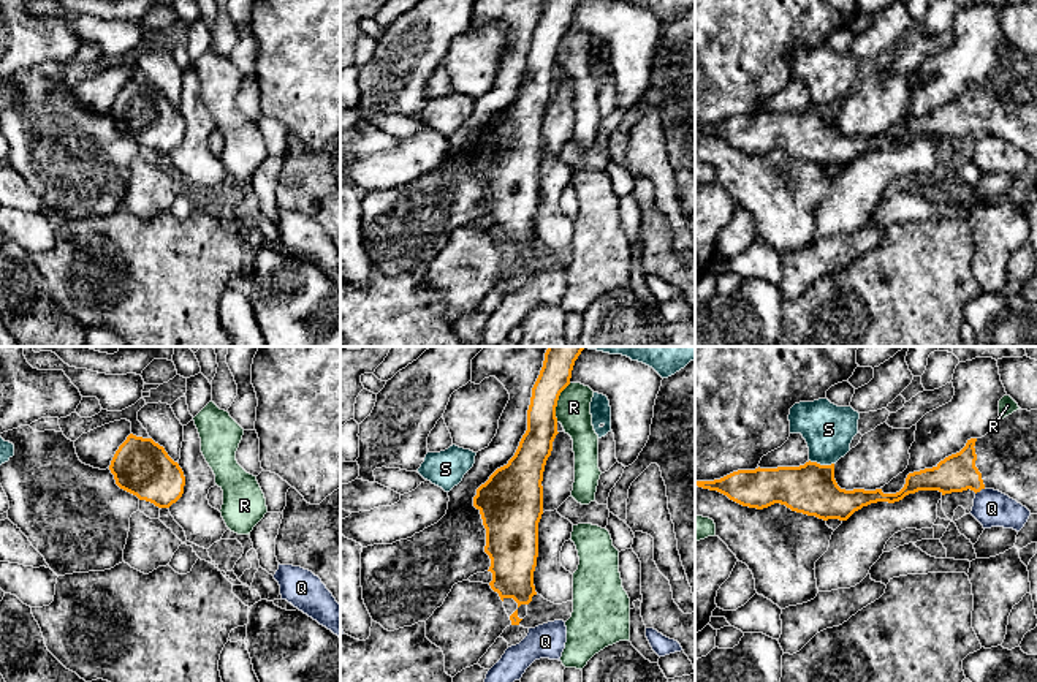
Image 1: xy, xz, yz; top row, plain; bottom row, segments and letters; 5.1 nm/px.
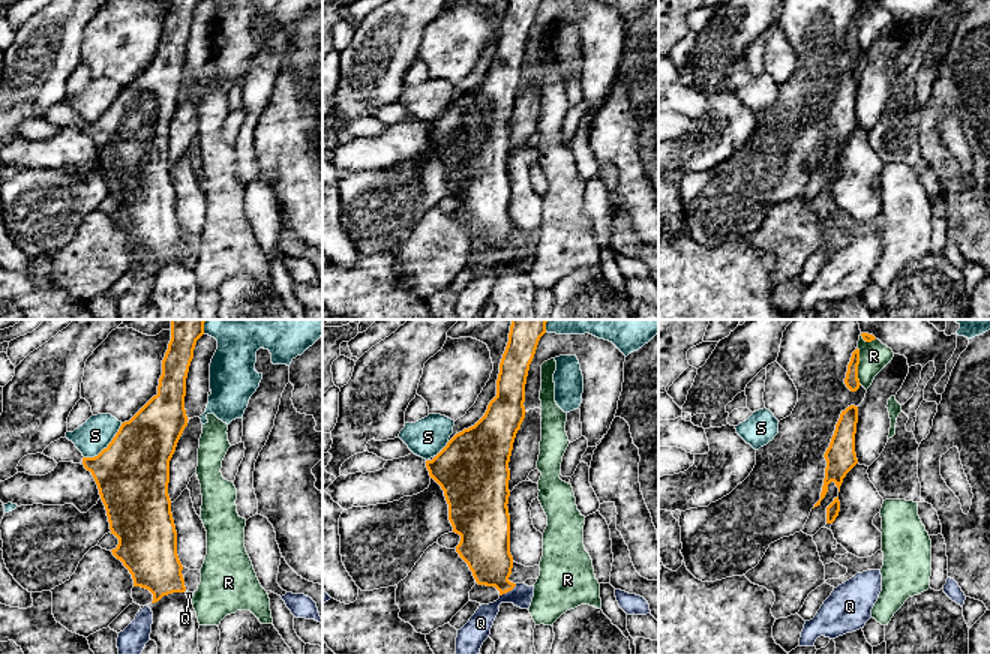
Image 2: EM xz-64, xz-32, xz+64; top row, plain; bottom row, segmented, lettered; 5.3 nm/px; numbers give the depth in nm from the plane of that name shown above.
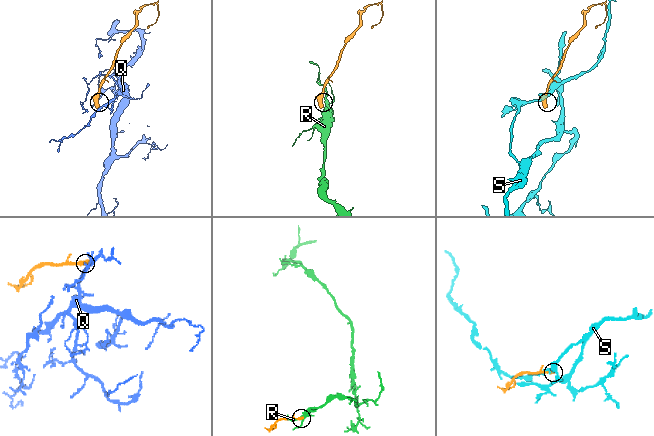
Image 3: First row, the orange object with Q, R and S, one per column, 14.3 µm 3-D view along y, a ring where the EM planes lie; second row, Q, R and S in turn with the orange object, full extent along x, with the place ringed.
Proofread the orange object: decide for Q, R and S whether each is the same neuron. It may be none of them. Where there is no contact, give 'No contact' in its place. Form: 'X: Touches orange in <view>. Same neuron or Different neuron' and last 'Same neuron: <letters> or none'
Q: Touches orange in yz. Different neuron
R: Touches orange in xz. Different neuron
S: Touches orange in yz. Different neuron
Same neuron: none

